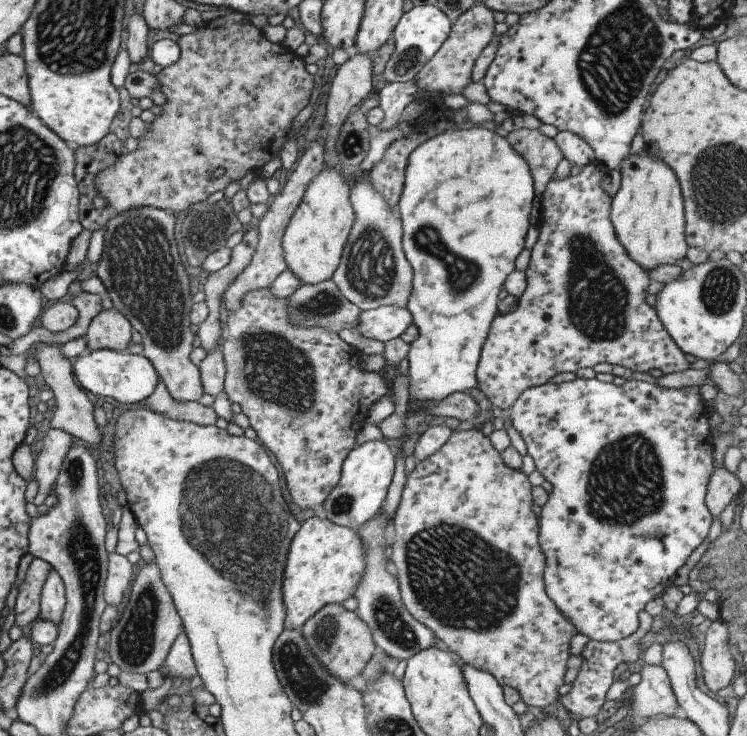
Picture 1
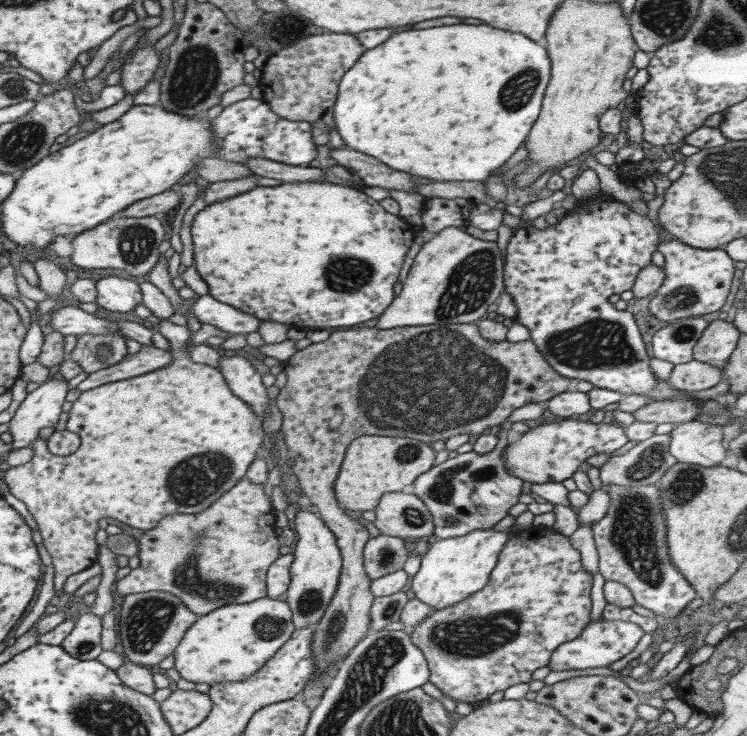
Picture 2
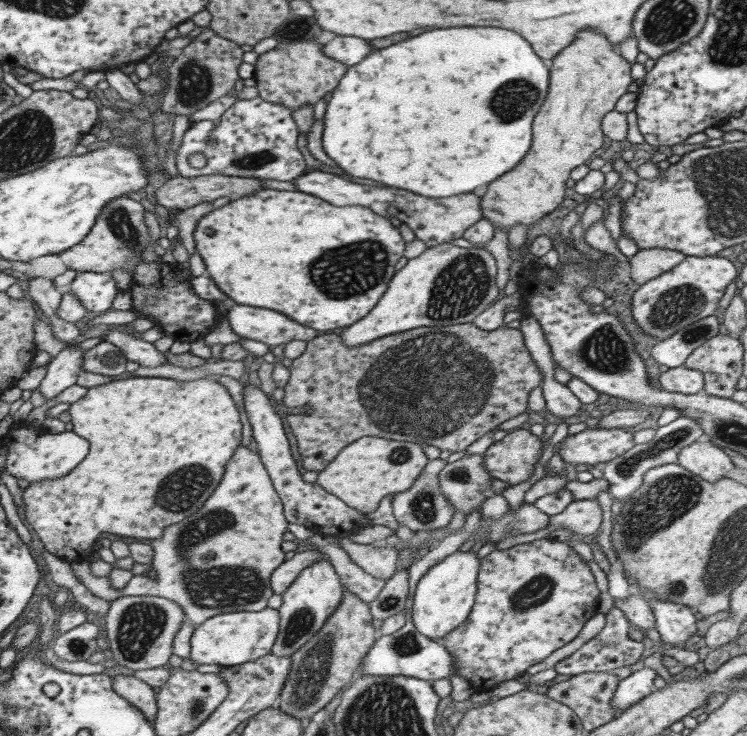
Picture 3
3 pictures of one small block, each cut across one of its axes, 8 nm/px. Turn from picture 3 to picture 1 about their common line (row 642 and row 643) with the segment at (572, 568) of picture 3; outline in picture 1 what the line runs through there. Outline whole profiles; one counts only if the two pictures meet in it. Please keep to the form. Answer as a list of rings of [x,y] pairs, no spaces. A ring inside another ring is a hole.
[[[479,429],[453,430],[443,446],[440,446],[429,456],[415,461],[415,466],[406,477],[403,490],[400,494],[399,504],[392,516],[391,542],[389,544],[390,567],[398,580],[398,589],[404,607],[409,614],[423,623],[439,642],[443,642],[448,650],[458,660],[474,666],[476,669],[487,671],[499,683],[499,686],[511,686],[519,693],[520,699],[527,706],[550,705],[557,700],[557,687],[563,684],[563,674],[568,669],[570,655],[567,642],[576,634],[573,625],[562,615],[544,591],[542,572],[544,569],[544,556],[538,543],[538,521],[531,510],[531,485],[529,480],[518,469],[506,467],[487,436]]]

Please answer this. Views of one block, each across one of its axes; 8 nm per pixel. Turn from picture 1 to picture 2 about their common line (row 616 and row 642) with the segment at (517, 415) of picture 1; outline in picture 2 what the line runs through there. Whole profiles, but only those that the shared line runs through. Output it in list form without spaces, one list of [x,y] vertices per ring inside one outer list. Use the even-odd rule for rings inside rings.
[[[602,620],[589,621],[581,634],[573,640],[560,644],[551,653],[546,666],[549,670],[583,670],[583,668],[601,668],[608,664],[615,663],[622,656],[629,654],[639,638],[643,636],[642,628],[632,622],[624,620]]]

